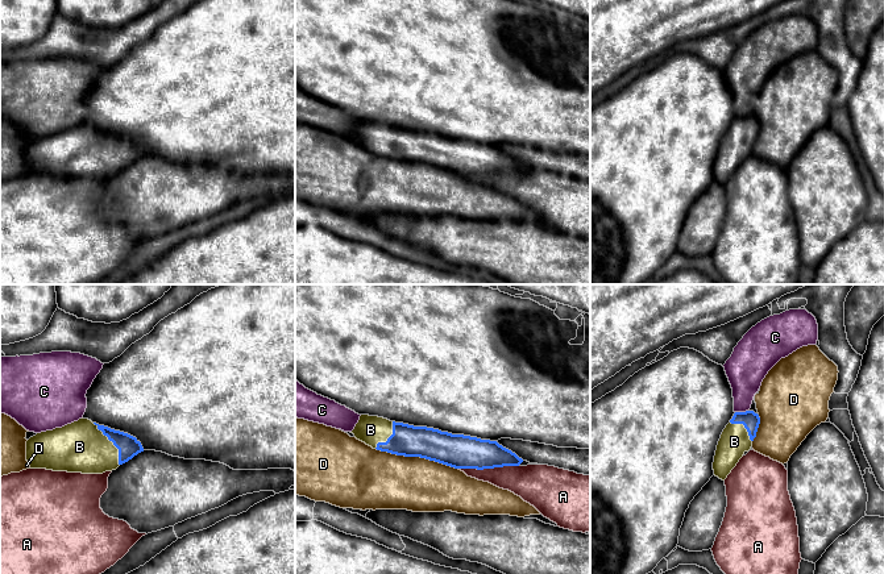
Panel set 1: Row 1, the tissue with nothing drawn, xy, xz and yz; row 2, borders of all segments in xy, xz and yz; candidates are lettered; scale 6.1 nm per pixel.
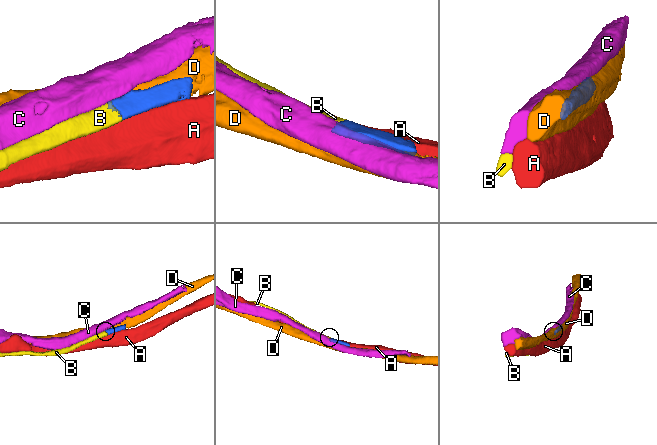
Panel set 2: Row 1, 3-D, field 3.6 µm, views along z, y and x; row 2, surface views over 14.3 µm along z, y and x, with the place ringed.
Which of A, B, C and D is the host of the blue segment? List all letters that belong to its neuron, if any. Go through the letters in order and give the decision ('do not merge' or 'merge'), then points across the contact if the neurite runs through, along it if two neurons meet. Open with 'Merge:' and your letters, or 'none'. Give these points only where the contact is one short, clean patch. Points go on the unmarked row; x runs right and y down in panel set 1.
Merge: B
A: do not merge
B: merge | across xy (128, 152), (113, 149), (79, 152)
C: do not merge | along yz (747, 115), (735, 117)
D: do not merge

